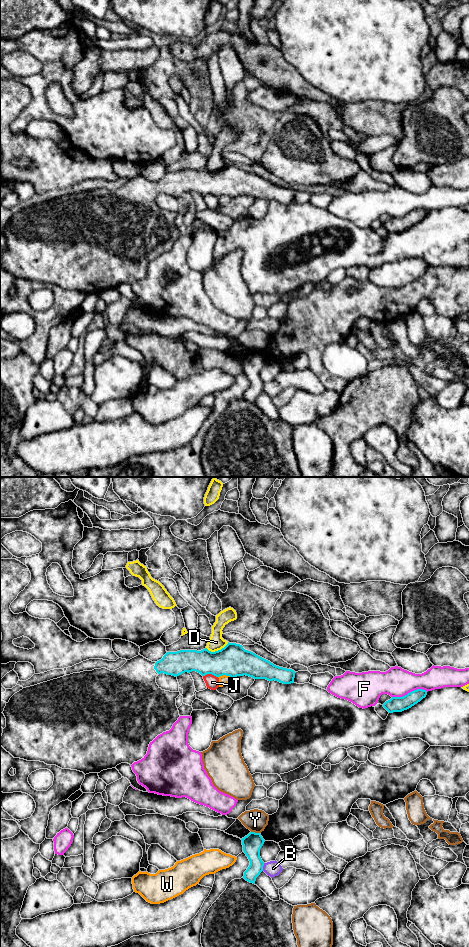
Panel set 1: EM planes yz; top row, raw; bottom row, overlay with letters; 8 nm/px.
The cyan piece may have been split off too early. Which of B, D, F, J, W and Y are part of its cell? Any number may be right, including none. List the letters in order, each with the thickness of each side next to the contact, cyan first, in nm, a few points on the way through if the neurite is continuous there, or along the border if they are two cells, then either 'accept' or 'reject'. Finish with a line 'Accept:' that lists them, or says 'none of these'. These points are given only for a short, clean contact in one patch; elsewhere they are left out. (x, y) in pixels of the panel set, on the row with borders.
B: calibres 160 and 120 nm; reject
D: calibres 260 and 120 nm; reject
F: calibres 130 and 240 nm; reject
J: calibres 260 and 110 nm; reject
W: calibres 260 and 90 nm; reject
Y: calibres 160 and 180 nm; reject
Accept: none of these

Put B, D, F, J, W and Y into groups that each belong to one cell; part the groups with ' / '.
B / D / F / J / W / Y

